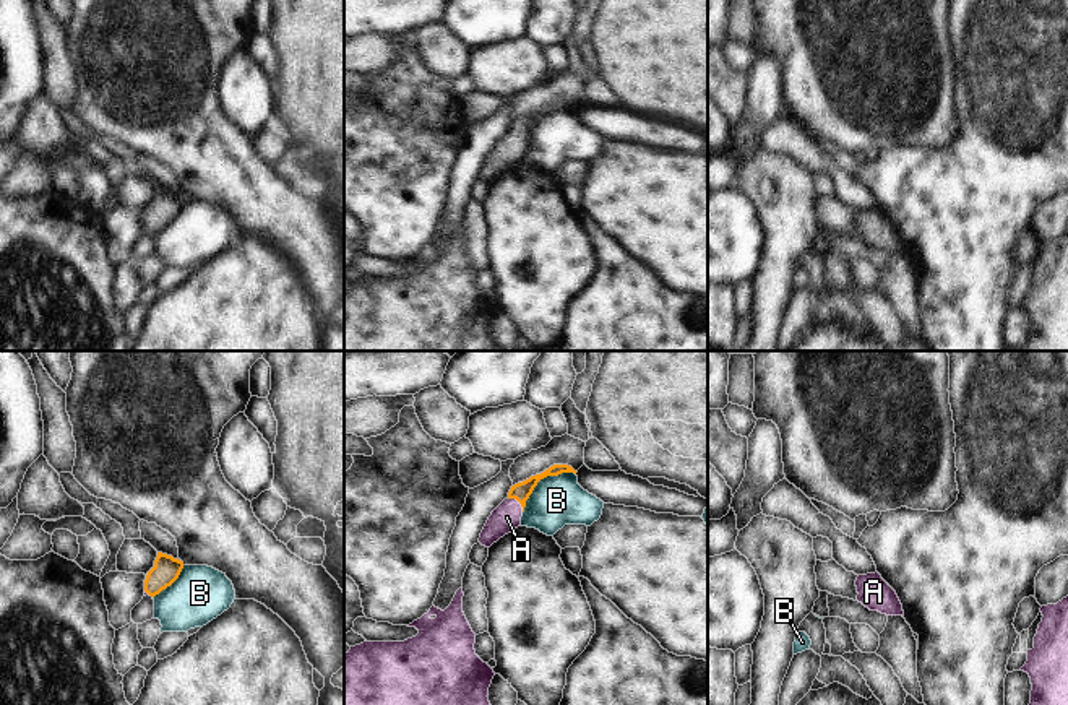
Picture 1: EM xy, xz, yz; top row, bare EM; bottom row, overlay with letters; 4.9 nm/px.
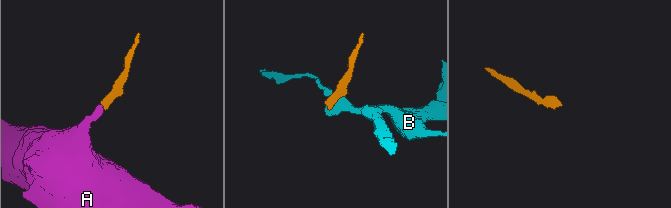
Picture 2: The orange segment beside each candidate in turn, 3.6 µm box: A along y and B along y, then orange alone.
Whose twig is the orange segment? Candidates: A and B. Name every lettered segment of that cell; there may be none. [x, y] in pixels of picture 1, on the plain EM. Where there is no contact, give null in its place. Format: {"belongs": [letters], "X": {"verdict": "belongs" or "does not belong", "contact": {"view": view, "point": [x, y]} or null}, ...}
{"belongs": ["A"], "A": {"verdict": "belongs", "contact": {"view": "xz", "point": [518, 137]}}, "B": {"verdict": "does not belong", "contact": {"view": "xz", "point": [541, 114]}}}

